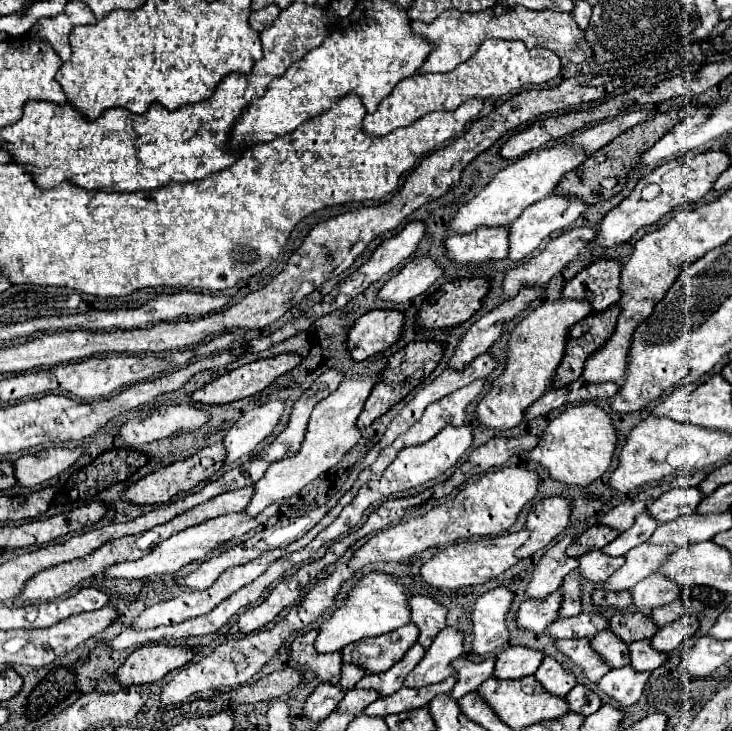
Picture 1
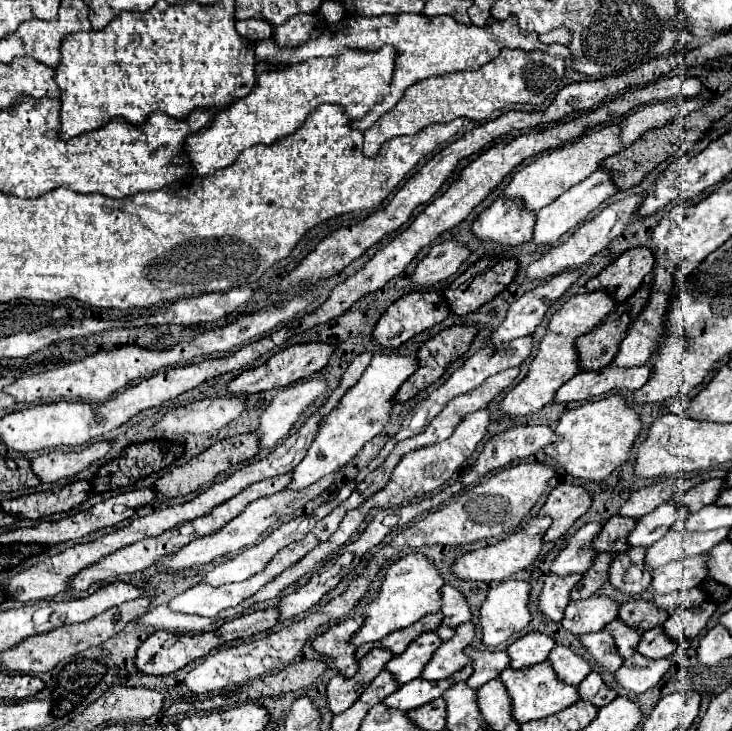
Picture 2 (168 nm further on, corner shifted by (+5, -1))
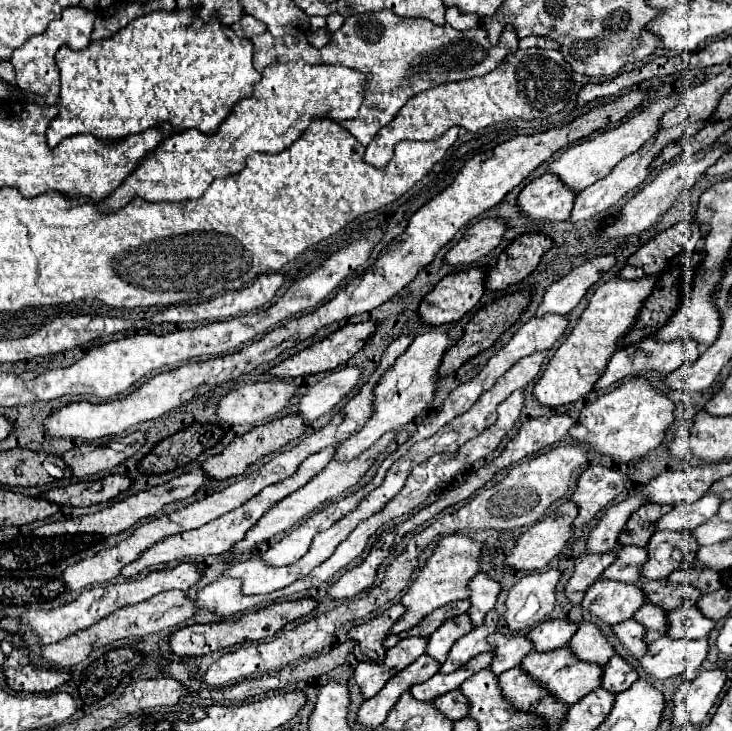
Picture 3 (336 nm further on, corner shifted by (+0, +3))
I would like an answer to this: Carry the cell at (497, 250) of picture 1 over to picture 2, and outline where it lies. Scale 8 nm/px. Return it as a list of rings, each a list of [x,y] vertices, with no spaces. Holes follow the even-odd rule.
[[[498,198],[476,218],[472,230],[480,240],[516,246],[532,240],[534,224],[536,212],[528,210],[520,198]]]

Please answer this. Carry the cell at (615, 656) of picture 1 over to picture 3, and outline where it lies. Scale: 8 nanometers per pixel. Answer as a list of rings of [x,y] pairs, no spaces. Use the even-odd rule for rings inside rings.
[[[643,604],[635,614],[633,614],[633,620],[637,620],[643,628],[645,628],[645,636],[643,640],[647,644],[659,640],[661,636],[665,636],[667,632],[667,614],[655,606],[655,604]]]

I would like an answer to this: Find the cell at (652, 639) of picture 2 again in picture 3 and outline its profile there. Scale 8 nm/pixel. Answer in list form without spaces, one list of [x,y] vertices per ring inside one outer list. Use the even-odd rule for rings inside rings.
[[[683,602],[683,606],[679,606],[675,612],[671,612],[667,616],[669,620],[669,630],[667,636],[669,638],[705,638],[715,622],[711,622],[709,618],[705,618],[703,614],[699,614],[697,606],[691,602]]]

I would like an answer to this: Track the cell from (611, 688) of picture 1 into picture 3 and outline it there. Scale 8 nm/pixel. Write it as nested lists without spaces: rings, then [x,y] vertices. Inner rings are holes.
[[[667,636],[649,644],[647,654],[639,660],[645,674],[651,678],[673,678],[687,668],[695,670],[707,656],[707,638],[671,640]]]

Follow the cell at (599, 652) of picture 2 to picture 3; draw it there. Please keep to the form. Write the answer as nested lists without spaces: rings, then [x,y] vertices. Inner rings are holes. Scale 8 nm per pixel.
[[[625,620],[619,622],[615,626],[611,626],[615,638],[621,642],[621,646],[633,656],[633,658],[641,658],[647,650],[647,644],[643,642],[643,626],[635,620]]]

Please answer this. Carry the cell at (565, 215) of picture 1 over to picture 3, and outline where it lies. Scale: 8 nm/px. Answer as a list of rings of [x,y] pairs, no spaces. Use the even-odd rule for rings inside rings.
[[[697,122],[697,124],[679,124],[679,126],[675,126],[675,128],[659,130],[657,134],[653,134],[653,136],[645,142],[645,146],[637,150],[637,154],[631,154],[631,156],[623,158],[623,160],[615,166],[615,170],[611,170],[611,174],[607,174],[607,178],[603,178],[603,180],[591,184],[591,186],[587,186],[585,190],[581,190],[581,192],[575,196],[573,210],[571,210],[571,216],[567,218],[567,222],[577,224],[577,222],[581,222],[581,220],[589,220],[591,216],[595,216],[595,214],[599,214],[599,212],[611,208],[613,204],[617,204],[629,190],[637,188],[639,184],[643,184],[643,182],[649,178],[649,174],[651,174],[651,172],[649,172],[649,162],[651,162],[671,140],[675,140],[675,138],[679,138],[679,136],[683,136],[683,134],[691,136],[691,134],[695,134],[697,130],[701,130],[703,124],[705,124],[705,122]]]

